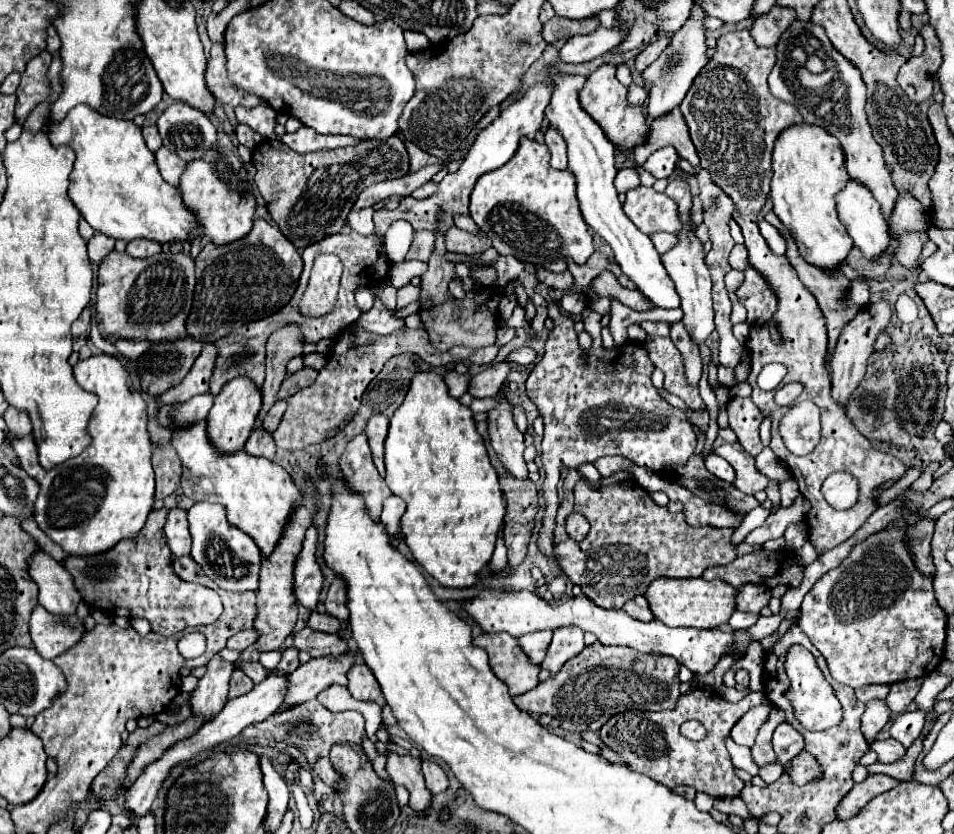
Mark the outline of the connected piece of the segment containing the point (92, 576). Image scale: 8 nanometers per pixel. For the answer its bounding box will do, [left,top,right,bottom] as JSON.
[61,508,223,636]

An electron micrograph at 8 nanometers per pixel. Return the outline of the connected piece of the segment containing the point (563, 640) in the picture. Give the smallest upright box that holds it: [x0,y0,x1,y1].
[541,628,585,676]

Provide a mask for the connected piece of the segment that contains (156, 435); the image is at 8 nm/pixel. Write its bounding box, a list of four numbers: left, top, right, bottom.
[143,392,181,500]

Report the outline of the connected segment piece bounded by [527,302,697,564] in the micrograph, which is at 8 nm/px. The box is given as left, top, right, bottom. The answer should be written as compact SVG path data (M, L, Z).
M549 302L549 318L553 318L555 328L549 334L545 354L543 358L533 366L529 378L527 378L527 396L531 402L539 408L539 412L545 418L545 436L543 436L543 468L545 468L545 482L543 482L543 498L545 498L545 514L541 520L541 530L537 538L537 546L543 556L559 564L555 558L555 514L559 508L559 498L555 494L555 486L559 482L559 474L563 468L563 462L595 462L601 456L613 456L621 454L635 462L637 466L643 466L651 472L663 472L665 466L673 464L685 464L689 456L695 452L697 436L691 426L691 422L685 418L685 414L677 408L673 408L653 386L651 374L655 370L653 362L649 360L647 348L643 342L625 342L623 346L615 346L611 350L603 348L601 340L601 316L593 312L591 308L583 310L585 330L591 334L593 344L589 350L583 350L577 340L577 332L573 328L573 320L565 314L559 314L557 302Z

